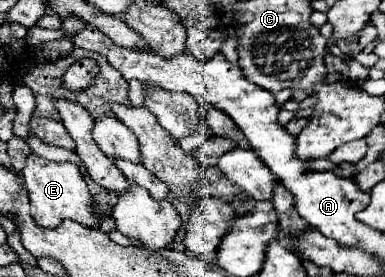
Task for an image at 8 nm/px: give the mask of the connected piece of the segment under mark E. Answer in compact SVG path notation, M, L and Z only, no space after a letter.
M27 156L25 168L21 170L21 176L25 180L29 200L31 200L31 216L33 220L43 228L55 228L61 220L69 218L83 226L95 226L101 220L93 216L91 208L91 192L87 190L87 184L81 176L81 170L73 162L51 162L41 156Z

